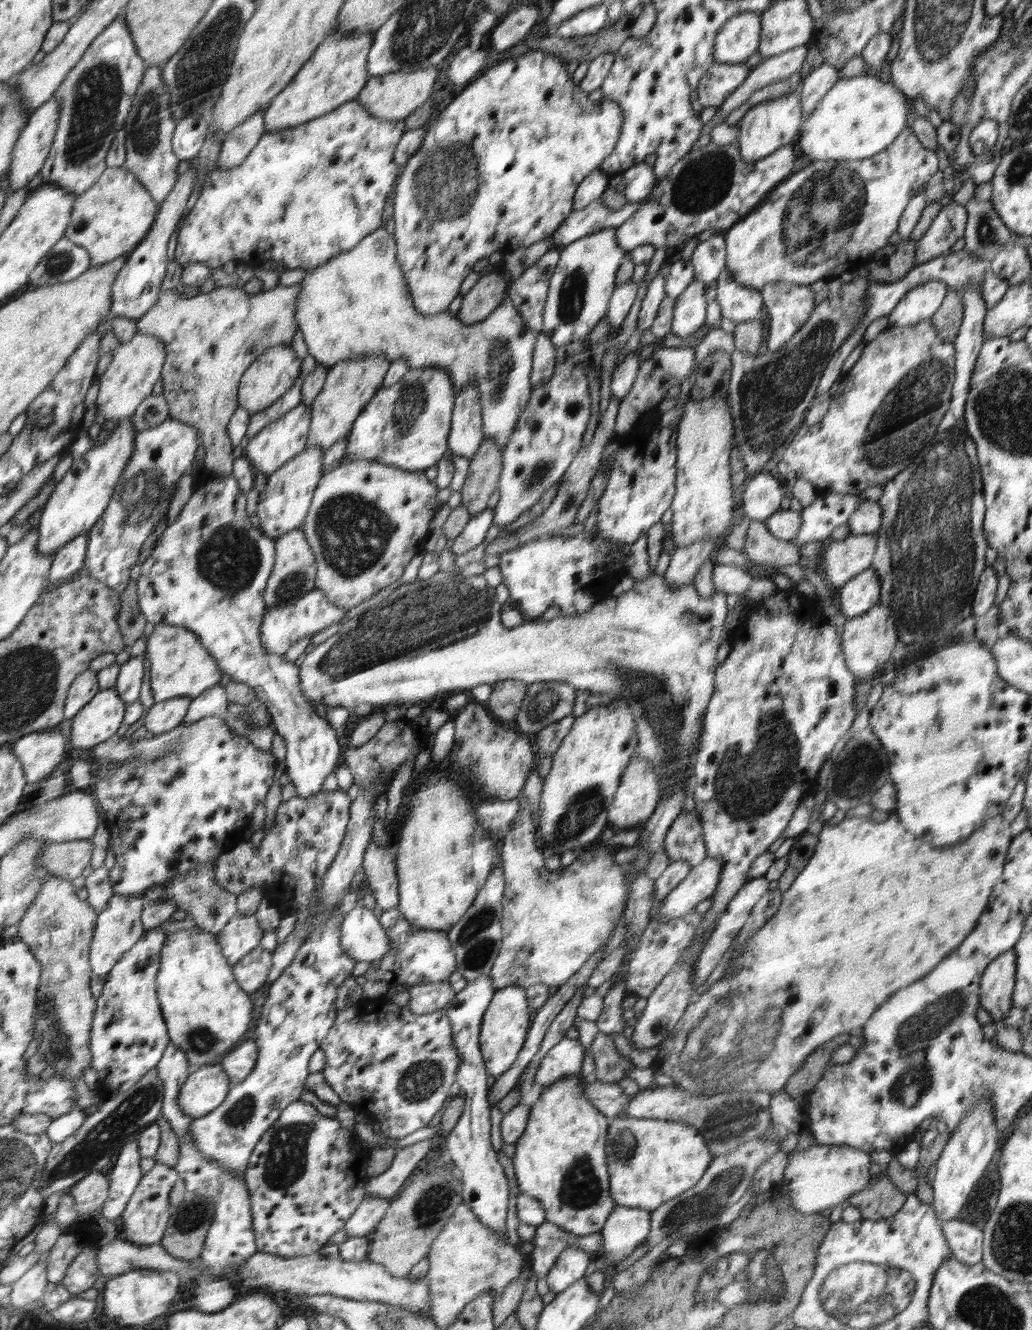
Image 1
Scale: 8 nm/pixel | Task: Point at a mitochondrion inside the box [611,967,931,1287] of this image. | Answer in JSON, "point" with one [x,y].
{"point":[741,1041]}

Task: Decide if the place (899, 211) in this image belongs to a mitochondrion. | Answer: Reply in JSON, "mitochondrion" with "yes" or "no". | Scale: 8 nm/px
{"mitochondrion":"no"}

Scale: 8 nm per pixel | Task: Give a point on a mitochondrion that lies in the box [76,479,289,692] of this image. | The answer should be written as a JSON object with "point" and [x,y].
{"point":[229,560]}

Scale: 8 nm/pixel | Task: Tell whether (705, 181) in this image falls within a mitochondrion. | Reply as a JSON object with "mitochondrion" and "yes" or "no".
{"mitochondrion":"yes"}

